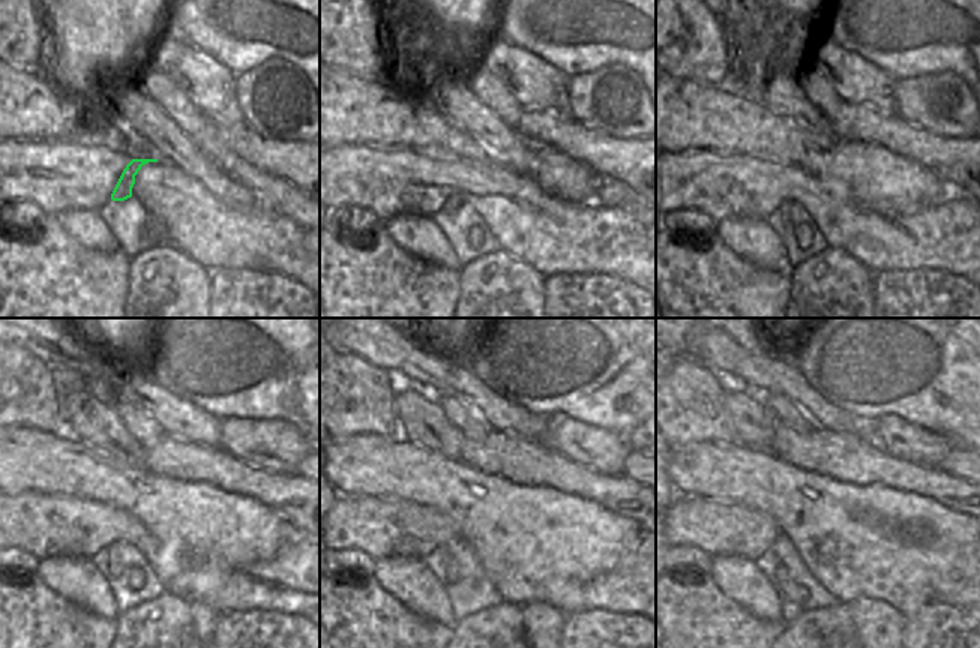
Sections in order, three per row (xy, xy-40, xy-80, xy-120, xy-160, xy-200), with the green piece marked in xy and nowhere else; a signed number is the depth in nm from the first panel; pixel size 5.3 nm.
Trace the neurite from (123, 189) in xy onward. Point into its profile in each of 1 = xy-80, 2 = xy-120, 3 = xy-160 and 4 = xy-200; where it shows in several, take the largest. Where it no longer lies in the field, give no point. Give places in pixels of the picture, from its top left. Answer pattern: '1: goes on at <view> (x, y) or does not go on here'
1: goes on at xy-80 (784, 209)
2: goes on at xy-120 (114, 566)
3: goes on at xy-160 (452, 570)
4: goes on at xy-200 (788, 590)

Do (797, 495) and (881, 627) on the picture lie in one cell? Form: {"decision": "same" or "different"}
{"decision": "different"}

